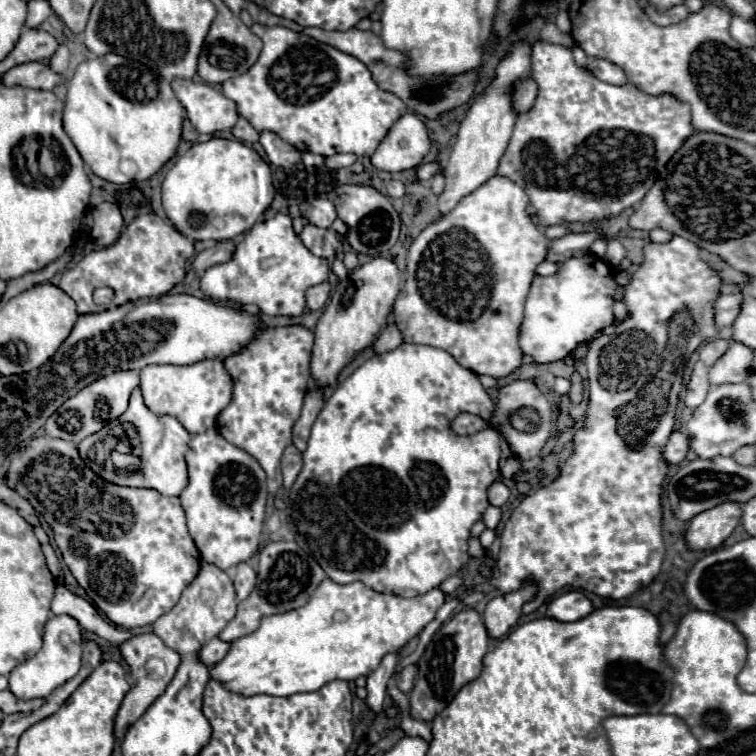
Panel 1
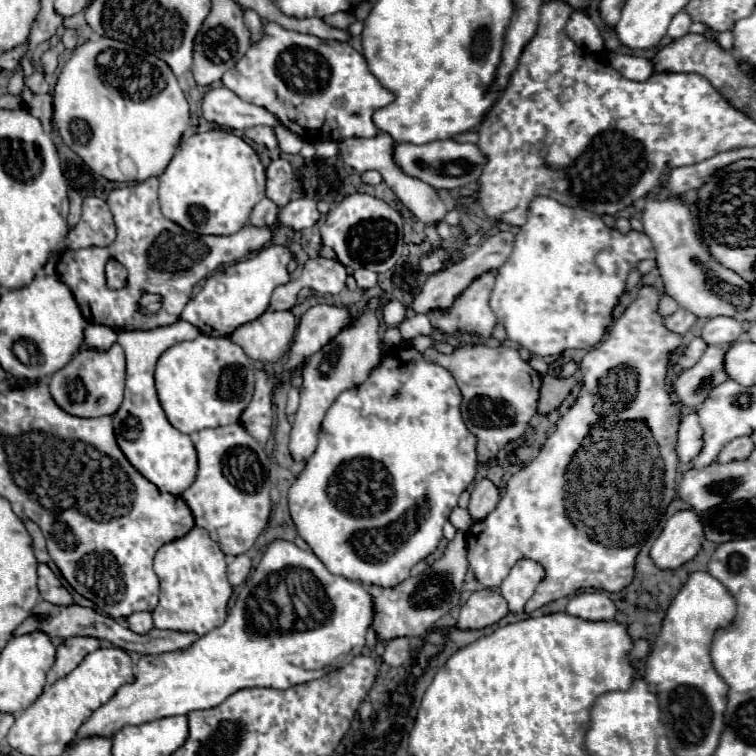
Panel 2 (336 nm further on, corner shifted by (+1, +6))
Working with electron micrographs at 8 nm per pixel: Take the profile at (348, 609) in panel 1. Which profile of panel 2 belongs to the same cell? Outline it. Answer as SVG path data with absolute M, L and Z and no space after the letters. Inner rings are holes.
M273 541L269 545L269 549L265 551L263 559L259 561L259 565L255 567L255 571L251 573L251 577L245 581L233 609L229 611L227 619L223 625L215 627L213 631L209 631L207 635L203 635L199 641L195 641L189 649L183 649L183 651L177 651L177 653L159 653L159 655L143 655L137 663L137 677L133 683L129 685L123 685L109 703L105 703L101 709L97 709L97 713L93 713L93 717L81 727L81 733L77 735L77 739L81 737L93 737L93 735L101 735L101 737L109 737L109 735L115 735L121 727L125 725L141 725L141 723L149 723L149 721L155 721L155 719L163 719L163 717L171 717L171 715L187 715L195 709L211 709L211 707L217 707L219 703L223 703L229 695L233 695L235 691L239 689L247 689L247 687L271 687L271 689L289 689L289 687L295 687L295 685L301 685L301 683L307 683L307 681L313 681L313 679L319 679L323 675L327 675L335 665L341 665L343 661L343 655L359 655L363 649L365 649L365 635L367 635L367 629L373 625L373 617L375 617L375 599L373 595L363 587L363 583L359 581L349 581L345 577L339 577L339 575L333 575L327 571L327 567L315 557L313 551L303 551L299 547L295 547L293 543L289 541Z

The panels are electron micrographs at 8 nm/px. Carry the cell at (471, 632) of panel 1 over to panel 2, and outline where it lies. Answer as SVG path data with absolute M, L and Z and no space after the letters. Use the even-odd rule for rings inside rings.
M495 589L475 591L463 605L457 617L459 629L485 629L501 621L509 613L505 599Z

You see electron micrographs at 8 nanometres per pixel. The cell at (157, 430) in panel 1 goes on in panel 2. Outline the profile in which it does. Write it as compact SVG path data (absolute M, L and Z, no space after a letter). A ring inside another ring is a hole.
M179 319L173 325L157 327L151 331L121 331L117 343L123 347L127 355L127 385L125 385L125 399L119 411L113 415L113 431L119 449L127 457L127 461L159 491L181 495L193 481L197 473L197 455L189 435L177 431L165 417L153 383L153 371L159 355L169 349L171 345L187 339L195 339L201 331Z

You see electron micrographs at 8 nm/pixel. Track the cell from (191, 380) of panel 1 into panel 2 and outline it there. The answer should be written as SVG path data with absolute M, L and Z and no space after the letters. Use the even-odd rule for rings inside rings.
M199 335L193 341L181 341L171 345L157 361L155 369L155 385L161 407L169 419L169 423L181 433L193 433L207 427L221 427L229 423L237 423L243 409L249 405L253 395L253 363L245 355L245 351L233 343L229 337L207 337Z

